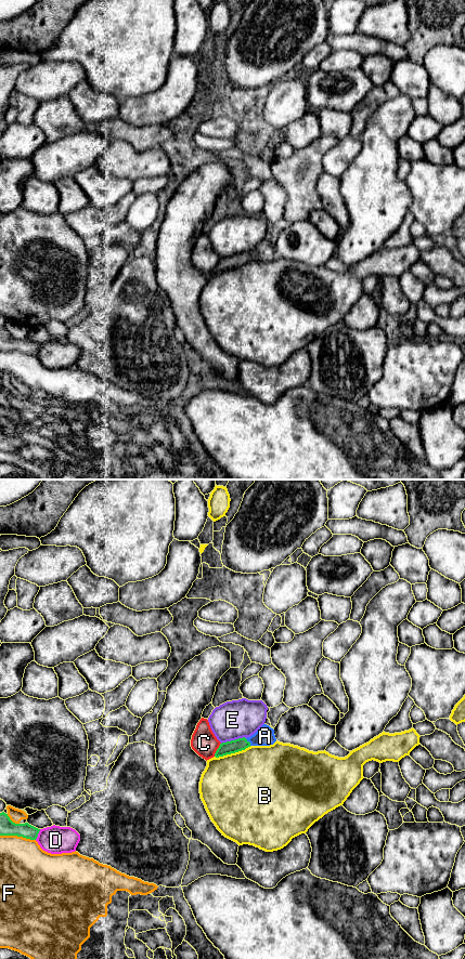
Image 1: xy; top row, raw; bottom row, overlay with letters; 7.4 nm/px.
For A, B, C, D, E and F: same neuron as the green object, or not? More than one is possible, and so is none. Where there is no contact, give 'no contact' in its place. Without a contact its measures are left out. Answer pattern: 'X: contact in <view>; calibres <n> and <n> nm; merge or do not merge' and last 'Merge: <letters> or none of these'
A: contact in xy; calibres 100 and 140 nm; merge
B: contact in xy; calibres 100 and 480 nm; do not merge
C: contact in xy; calibres 100 and 190 nm; do not merge
D: contact in xy; calibres 110 and 200 nm; do not merge
E: contact in xy; calibres 100 and 280 nm; do not merge
F: contact in xy; calibres 110 and 380 nm; do not merge
Merge: A

